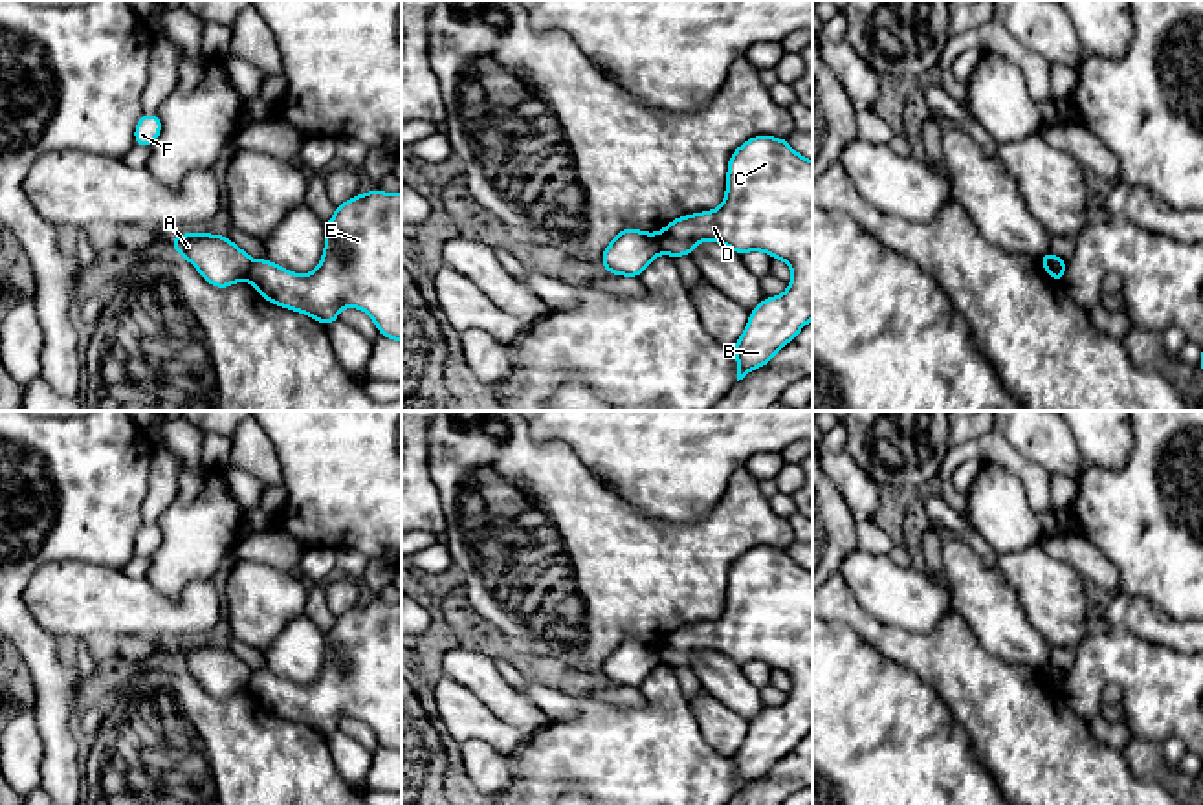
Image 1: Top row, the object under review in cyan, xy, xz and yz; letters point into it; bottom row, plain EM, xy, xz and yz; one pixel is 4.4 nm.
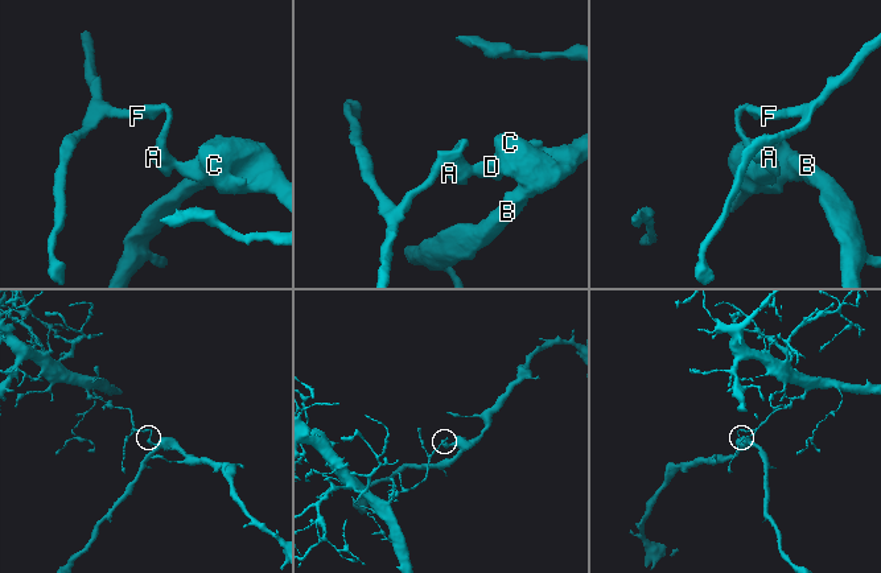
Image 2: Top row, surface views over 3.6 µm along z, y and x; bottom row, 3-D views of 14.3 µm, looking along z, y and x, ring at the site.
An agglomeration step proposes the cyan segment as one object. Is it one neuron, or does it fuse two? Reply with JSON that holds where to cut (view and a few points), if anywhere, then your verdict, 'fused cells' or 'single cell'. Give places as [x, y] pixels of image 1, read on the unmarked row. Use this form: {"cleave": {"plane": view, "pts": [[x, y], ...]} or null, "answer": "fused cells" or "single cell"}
{"cleave": {"plane": "xz", "pts": [[662, 644], [661, 662]]}, "answer": "fused cells"}

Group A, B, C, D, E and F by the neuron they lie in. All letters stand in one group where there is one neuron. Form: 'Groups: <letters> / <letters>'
Groups: A F / B C D E

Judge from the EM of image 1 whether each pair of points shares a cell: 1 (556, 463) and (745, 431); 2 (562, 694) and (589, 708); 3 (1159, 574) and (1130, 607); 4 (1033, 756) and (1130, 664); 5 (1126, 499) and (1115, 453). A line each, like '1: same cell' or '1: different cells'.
1: different cells
2: different cells
3: different cells
4: different cells
5: different cells

